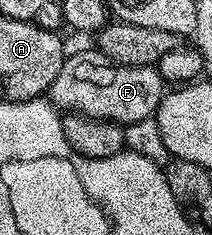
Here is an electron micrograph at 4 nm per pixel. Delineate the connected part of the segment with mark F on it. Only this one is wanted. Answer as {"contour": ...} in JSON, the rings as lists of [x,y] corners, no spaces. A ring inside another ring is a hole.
{"contour":[[[91,49],[91,51],[78,51],[75,55],[74,52],[67,54],[60,73],[56,73],[56,81],[52,81],[48,99],[62,113],[77,113],[93,119],[106,119],[110,123],[127,125],[151,118],[162,104],[163,94],[164,84],[157,66],[125,67],[111,61],[101,51]]]}

